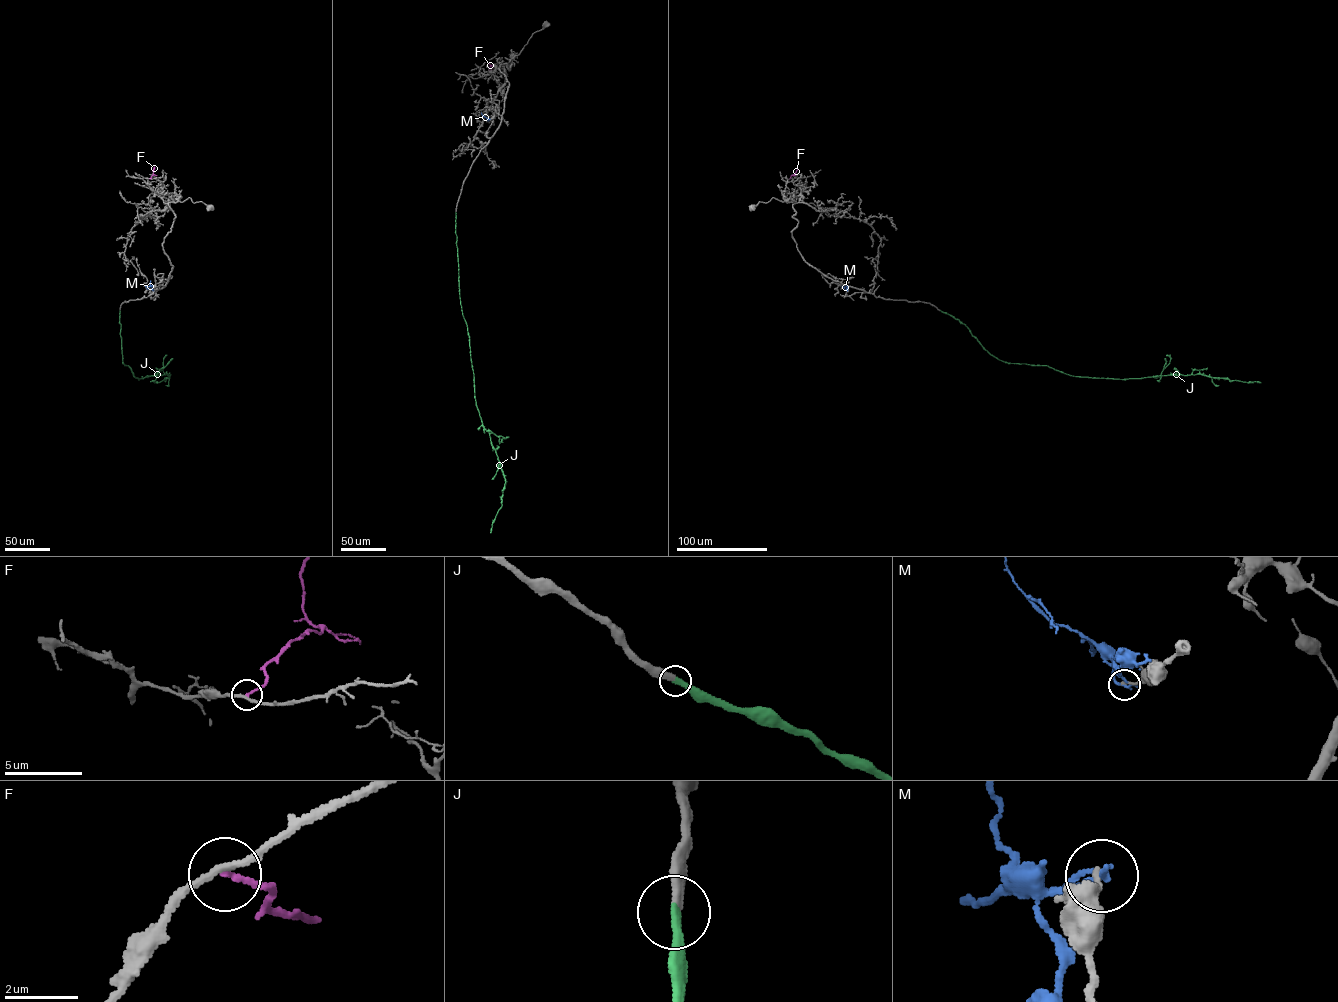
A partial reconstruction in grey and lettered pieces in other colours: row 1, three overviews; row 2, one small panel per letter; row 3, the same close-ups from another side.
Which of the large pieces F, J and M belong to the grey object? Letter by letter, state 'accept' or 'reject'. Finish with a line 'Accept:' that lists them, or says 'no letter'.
F: reject
J: accept
M: reject
Accept: J

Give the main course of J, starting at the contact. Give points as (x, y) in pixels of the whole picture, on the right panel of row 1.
J: (940, 310), (963, 323), (990, 354), (1007, 362), (1047, 365), (1072, 376), (1092, 378), (1199, 373), (1261, 382)

